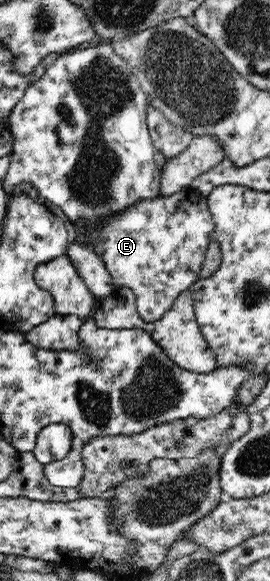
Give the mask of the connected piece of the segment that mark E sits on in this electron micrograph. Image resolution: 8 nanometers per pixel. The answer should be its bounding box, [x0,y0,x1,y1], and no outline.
[68,186,216,323]

